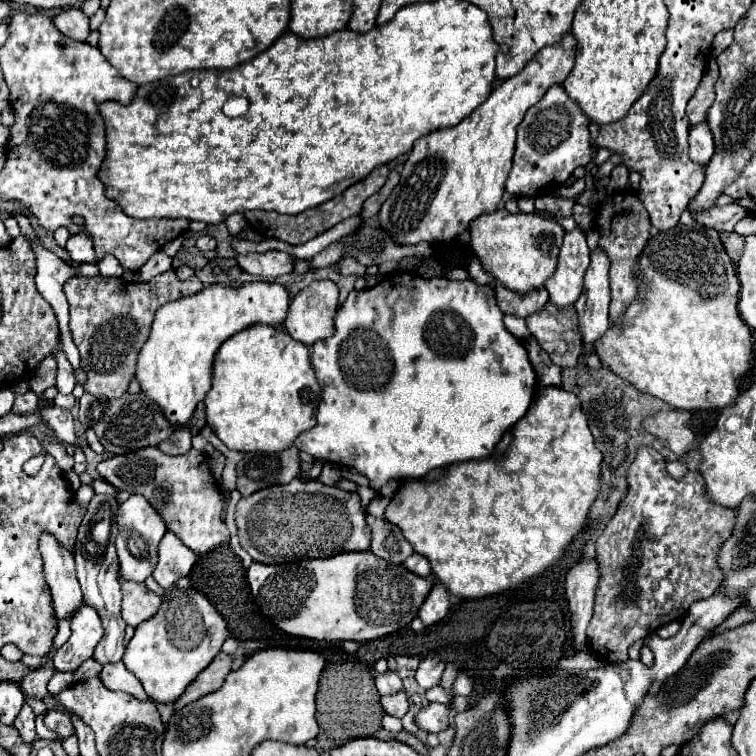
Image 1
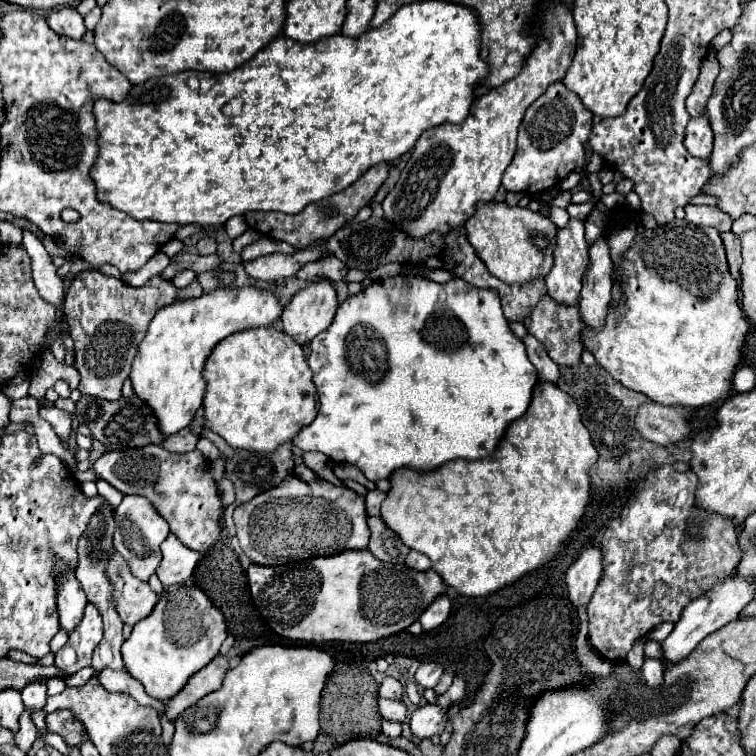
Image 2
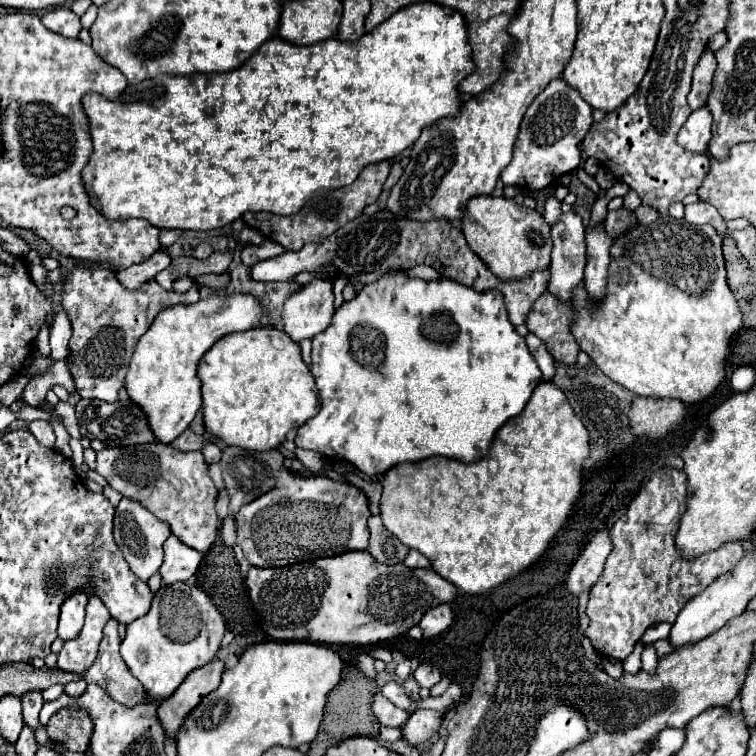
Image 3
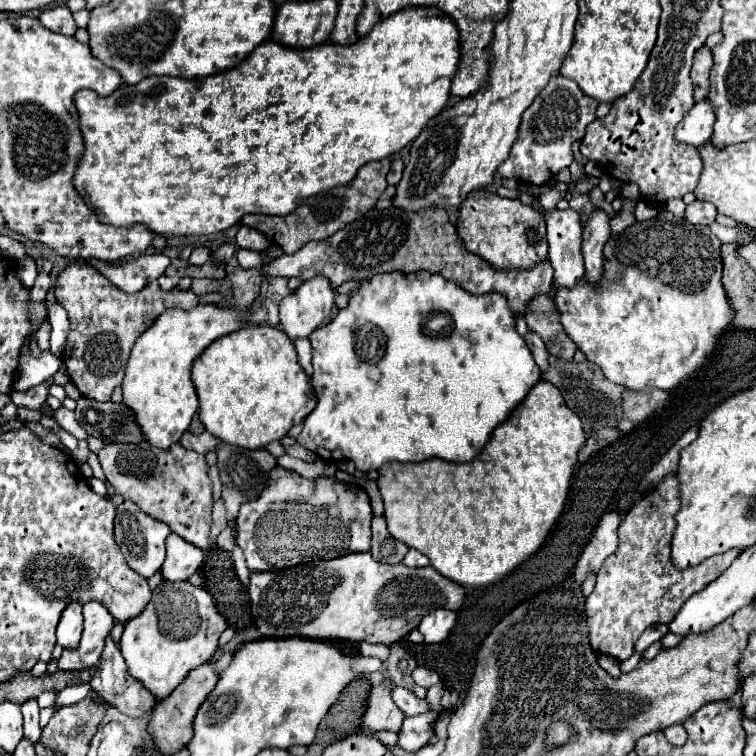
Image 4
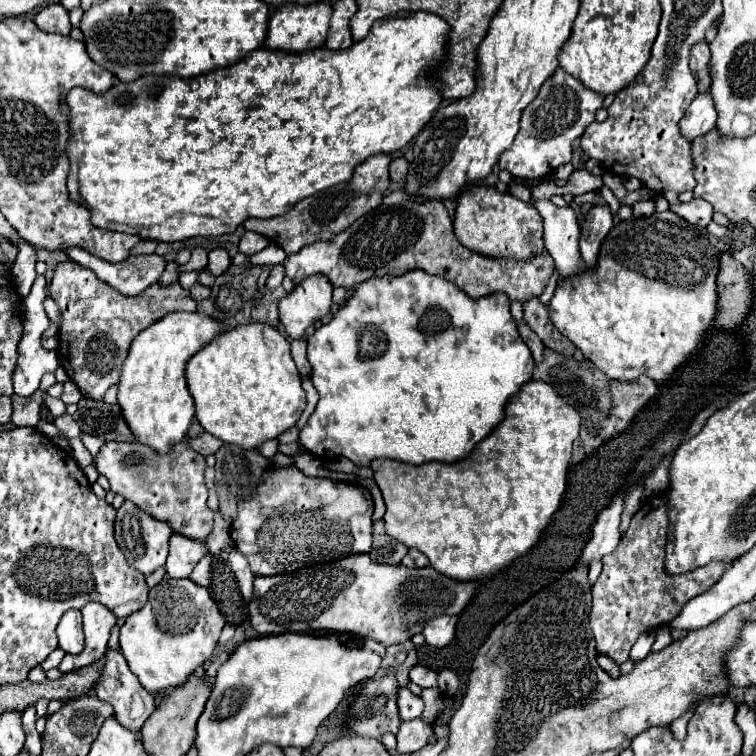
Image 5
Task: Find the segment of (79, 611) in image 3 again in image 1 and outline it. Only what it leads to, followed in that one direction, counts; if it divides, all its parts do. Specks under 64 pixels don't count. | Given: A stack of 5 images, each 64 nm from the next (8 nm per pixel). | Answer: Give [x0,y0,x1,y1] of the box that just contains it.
[40,534,84,620]

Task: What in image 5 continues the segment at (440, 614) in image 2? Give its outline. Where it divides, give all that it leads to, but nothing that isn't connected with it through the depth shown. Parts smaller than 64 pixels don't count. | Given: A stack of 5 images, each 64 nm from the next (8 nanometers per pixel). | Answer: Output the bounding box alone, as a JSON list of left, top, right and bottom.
[422,616,458,648]

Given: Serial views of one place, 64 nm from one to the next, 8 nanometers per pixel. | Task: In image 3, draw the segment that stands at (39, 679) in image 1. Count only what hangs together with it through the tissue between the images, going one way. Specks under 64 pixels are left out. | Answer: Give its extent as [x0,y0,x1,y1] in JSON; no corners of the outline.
[22,692,42,732]

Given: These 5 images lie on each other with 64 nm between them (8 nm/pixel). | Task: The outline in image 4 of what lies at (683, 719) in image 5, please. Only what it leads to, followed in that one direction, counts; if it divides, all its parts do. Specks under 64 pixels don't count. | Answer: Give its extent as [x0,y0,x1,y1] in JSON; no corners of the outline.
[664,724,686,746]

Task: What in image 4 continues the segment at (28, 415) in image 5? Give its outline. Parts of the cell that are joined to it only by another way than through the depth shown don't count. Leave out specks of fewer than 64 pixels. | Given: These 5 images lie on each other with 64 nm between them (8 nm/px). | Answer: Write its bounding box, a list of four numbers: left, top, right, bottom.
[10,384,48,410]

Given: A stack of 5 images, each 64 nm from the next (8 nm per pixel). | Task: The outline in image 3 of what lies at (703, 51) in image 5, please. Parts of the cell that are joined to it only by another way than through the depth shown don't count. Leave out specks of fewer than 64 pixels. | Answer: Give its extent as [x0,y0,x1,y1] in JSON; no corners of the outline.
[688,48,716,110]

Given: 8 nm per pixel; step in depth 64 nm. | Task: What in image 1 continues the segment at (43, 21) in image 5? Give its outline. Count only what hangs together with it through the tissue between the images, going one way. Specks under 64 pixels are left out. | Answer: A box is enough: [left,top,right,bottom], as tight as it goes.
[52,8,90,42]

